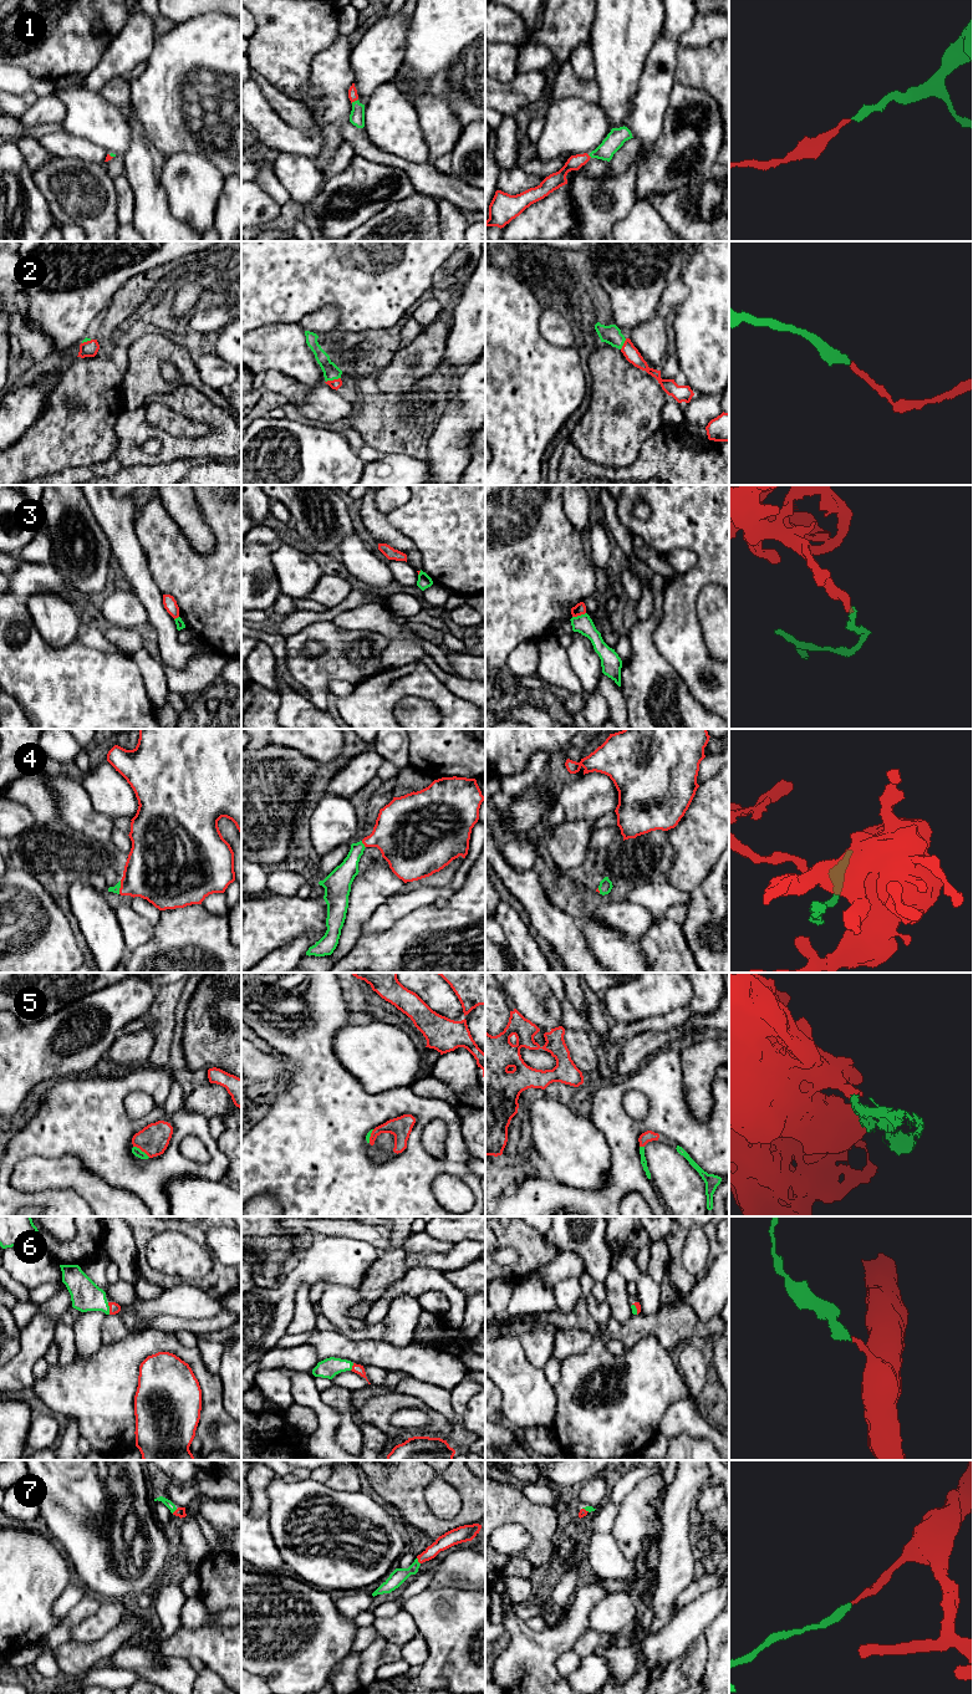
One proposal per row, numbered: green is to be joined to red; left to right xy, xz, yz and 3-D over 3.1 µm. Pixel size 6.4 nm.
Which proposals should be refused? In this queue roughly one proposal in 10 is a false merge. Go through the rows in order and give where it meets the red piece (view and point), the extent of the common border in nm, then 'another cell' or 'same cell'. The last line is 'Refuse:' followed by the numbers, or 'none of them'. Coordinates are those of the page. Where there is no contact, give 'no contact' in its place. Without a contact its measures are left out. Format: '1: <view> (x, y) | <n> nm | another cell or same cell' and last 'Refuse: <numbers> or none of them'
1: xz (353, 101) | 50 nm | same cell
2: xz (332, 381) | 100 nm | same cell
3: yz (579, 615) | 90 nm | another cell
4: xz (363, 843) | 50 nm | same cell
5: xy (142, 1151) | 130 nm | same cell
6: xy (110, 1309) | 80 nm | same cell
7: xz (418, 1561) | 50 nm | same cell
Refuse: 3

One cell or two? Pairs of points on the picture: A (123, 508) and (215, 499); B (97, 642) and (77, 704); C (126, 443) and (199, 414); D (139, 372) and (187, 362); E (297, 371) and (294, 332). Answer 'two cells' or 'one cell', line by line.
A: two cells
B: two cells
C: one cell
D: one cell
E: one cell

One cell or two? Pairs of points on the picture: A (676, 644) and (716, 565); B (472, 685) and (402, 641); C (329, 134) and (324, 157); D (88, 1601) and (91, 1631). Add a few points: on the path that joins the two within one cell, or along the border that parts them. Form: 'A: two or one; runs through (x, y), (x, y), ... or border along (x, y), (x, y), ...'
A: one; runs through (681, 624), (681, 597), (696, 582)
B: one; runs through (454, 683), (419, 654)
C: one; runs through (329, 139), (327, 152)
D: two; border along (102, 1602), (72, 1629), (72, 1637)

